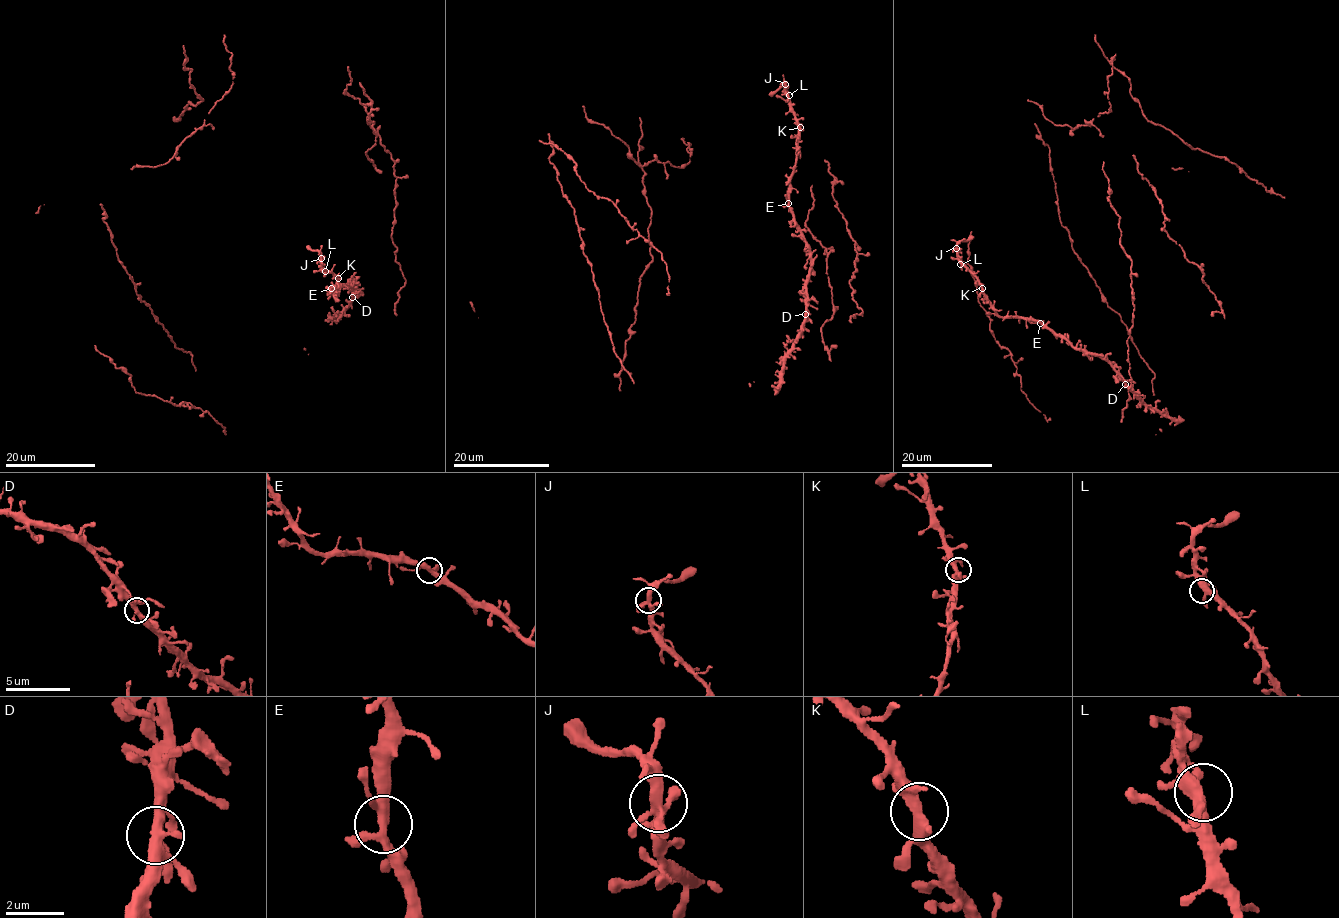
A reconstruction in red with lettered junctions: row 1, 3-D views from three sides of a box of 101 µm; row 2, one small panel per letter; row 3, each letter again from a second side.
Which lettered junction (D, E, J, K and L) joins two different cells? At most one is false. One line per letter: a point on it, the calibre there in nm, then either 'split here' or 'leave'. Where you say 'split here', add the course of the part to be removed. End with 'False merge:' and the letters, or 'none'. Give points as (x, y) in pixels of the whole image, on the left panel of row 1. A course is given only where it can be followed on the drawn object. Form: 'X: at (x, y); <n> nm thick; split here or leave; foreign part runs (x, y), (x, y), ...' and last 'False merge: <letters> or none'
D: at (352, 297); 320 nm thick; leave
E: at (331, 288); 320 nm thick; leave
J: at (321, 258); 320 nm thick; leave
K: at (338, 278); 340 nm thick; leave
L: at (325, 271); 360 nm thick; leave
False merge: none

